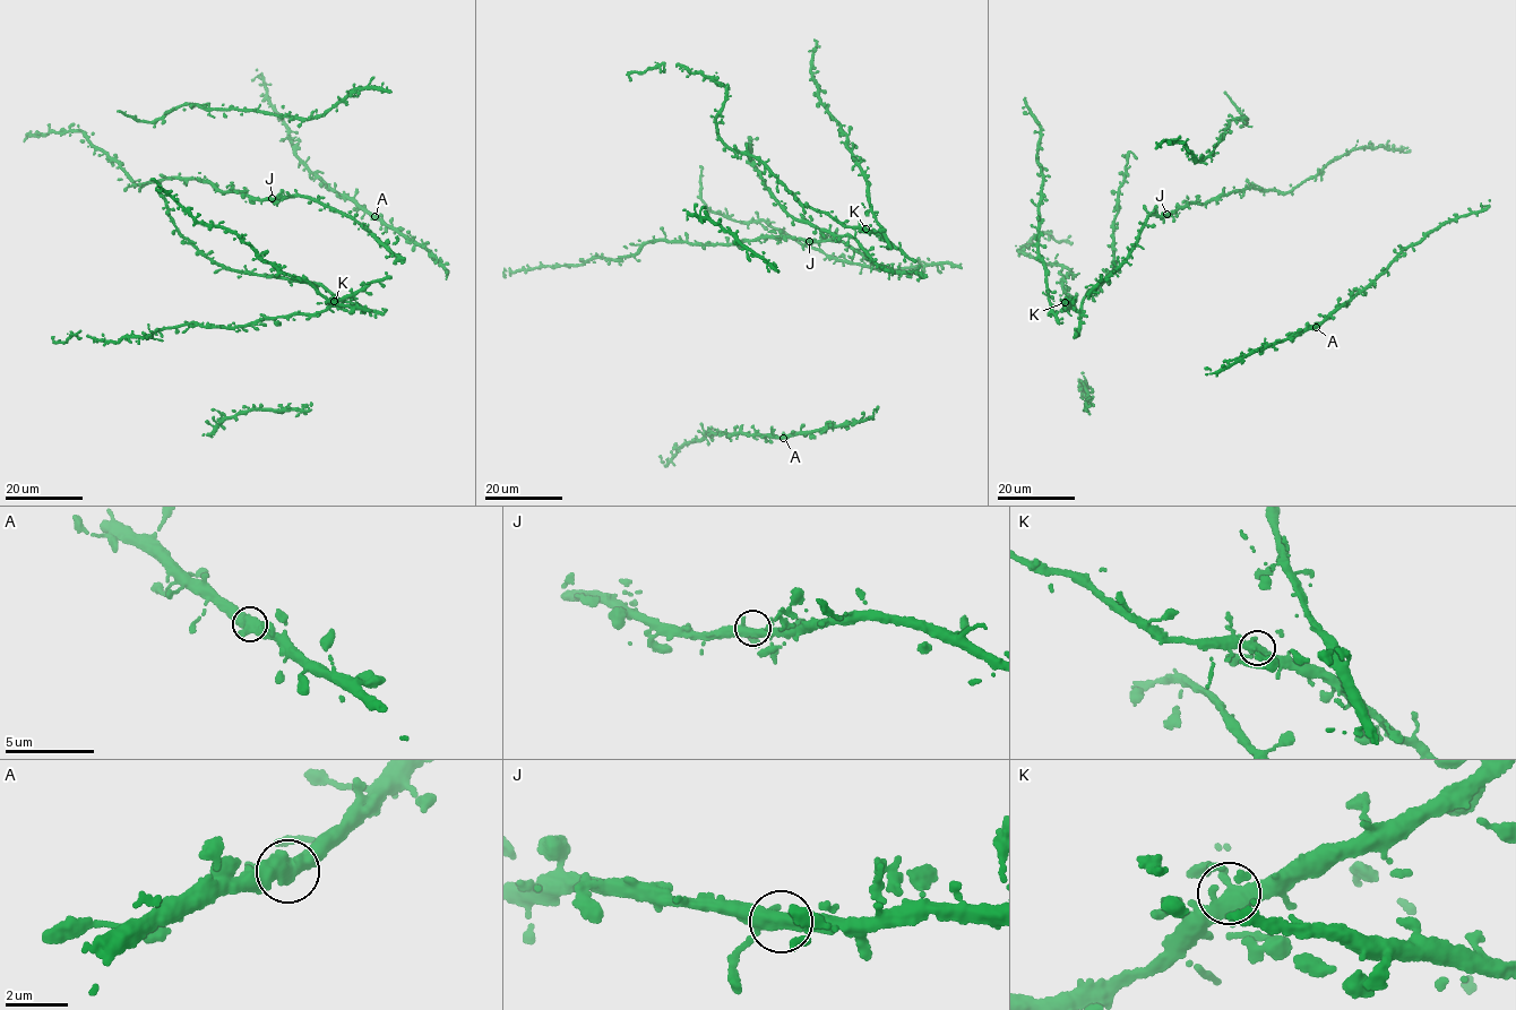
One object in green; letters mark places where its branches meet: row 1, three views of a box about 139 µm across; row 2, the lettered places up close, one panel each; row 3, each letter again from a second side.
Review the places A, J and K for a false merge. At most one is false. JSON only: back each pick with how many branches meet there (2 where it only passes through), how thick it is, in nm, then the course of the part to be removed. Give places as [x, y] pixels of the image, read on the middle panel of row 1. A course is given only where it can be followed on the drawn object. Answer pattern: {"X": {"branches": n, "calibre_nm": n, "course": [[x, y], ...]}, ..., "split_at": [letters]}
{"split_at": []}

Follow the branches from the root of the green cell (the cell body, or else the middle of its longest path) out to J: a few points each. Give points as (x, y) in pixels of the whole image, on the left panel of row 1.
J: (339, 210), (294, 195), (272, 198)

